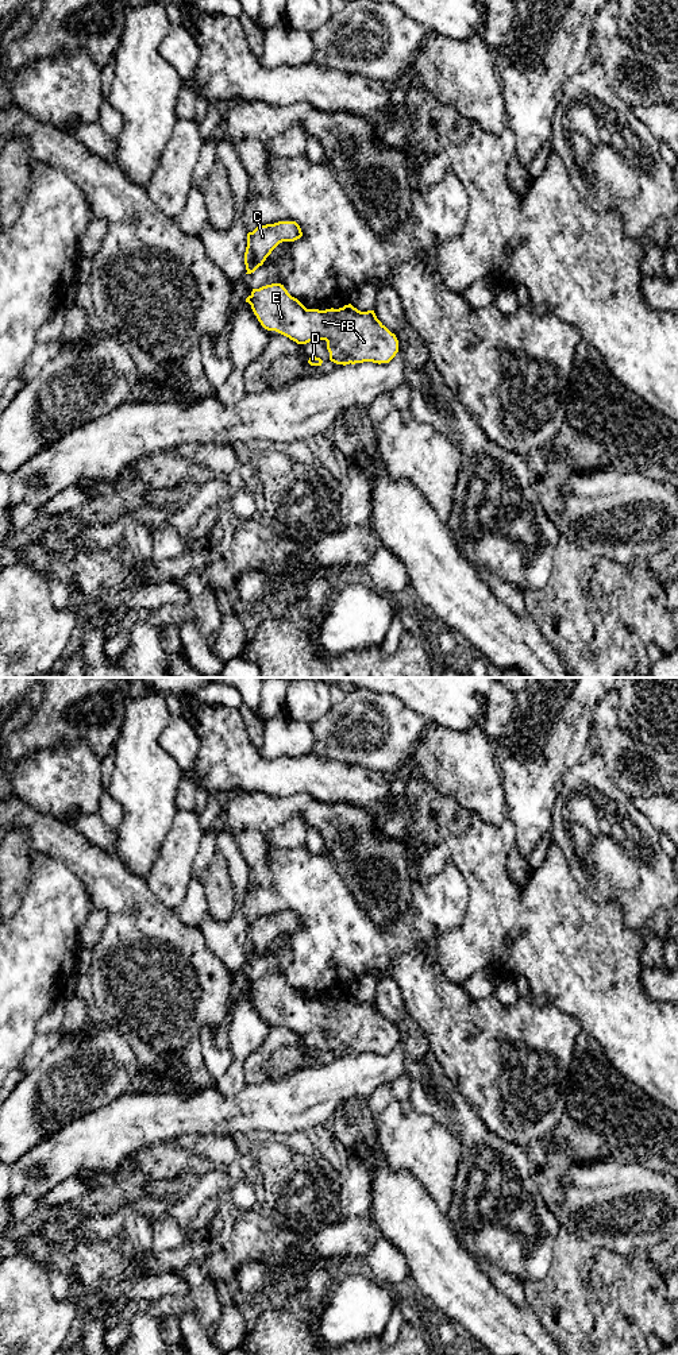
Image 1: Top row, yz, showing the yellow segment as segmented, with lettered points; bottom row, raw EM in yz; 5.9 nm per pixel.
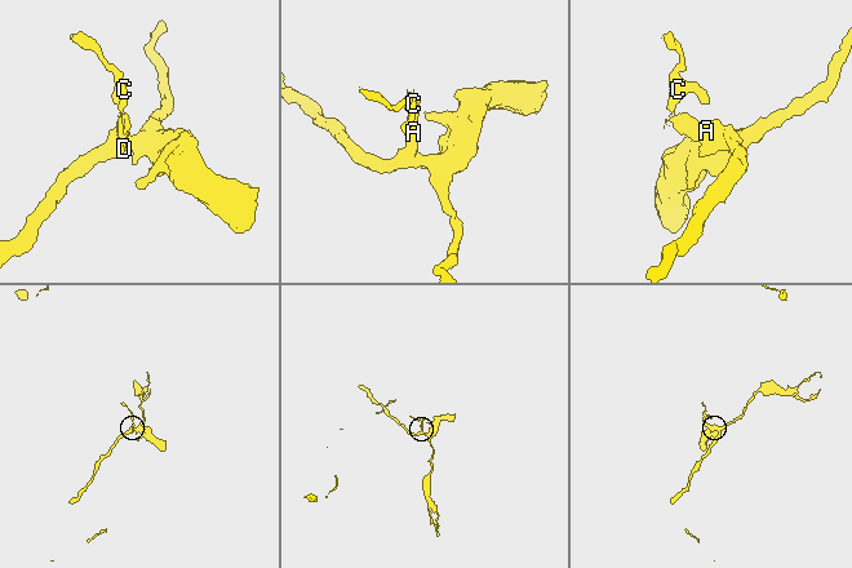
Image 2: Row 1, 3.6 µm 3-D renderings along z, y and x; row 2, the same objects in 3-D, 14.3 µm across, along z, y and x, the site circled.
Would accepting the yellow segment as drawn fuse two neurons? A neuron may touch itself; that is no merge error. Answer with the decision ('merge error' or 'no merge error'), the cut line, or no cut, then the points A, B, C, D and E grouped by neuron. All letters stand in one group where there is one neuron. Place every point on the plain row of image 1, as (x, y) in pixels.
merge error; cut yz (251, 987), (249, 993); groups A B D E / C

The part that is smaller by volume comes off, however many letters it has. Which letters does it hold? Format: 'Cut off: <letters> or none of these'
Cut off: C

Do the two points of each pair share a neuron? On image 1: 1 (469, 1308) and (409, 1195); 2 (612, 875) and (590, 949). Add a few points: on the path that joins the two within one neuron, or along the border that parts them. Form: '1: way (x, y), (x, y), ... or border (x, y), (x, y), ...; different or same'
1: way (453, 1280), (438, 1265), (426, 1238), (412, 1223); same
2: border (578, 884), (593, 900), (613, 902), (626, 925); different

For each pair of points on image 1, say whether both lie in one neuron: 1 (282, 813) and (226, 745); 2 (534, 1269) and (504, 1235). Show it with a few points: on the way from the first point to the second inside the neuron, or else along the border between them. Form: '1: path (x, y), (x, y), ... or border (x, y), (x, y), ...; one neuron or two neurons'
1: border (241, 791), (261, 791), (276, 795), (299, 794); two neurons
2: path (524, 1261), (513, 1245); one neuron

